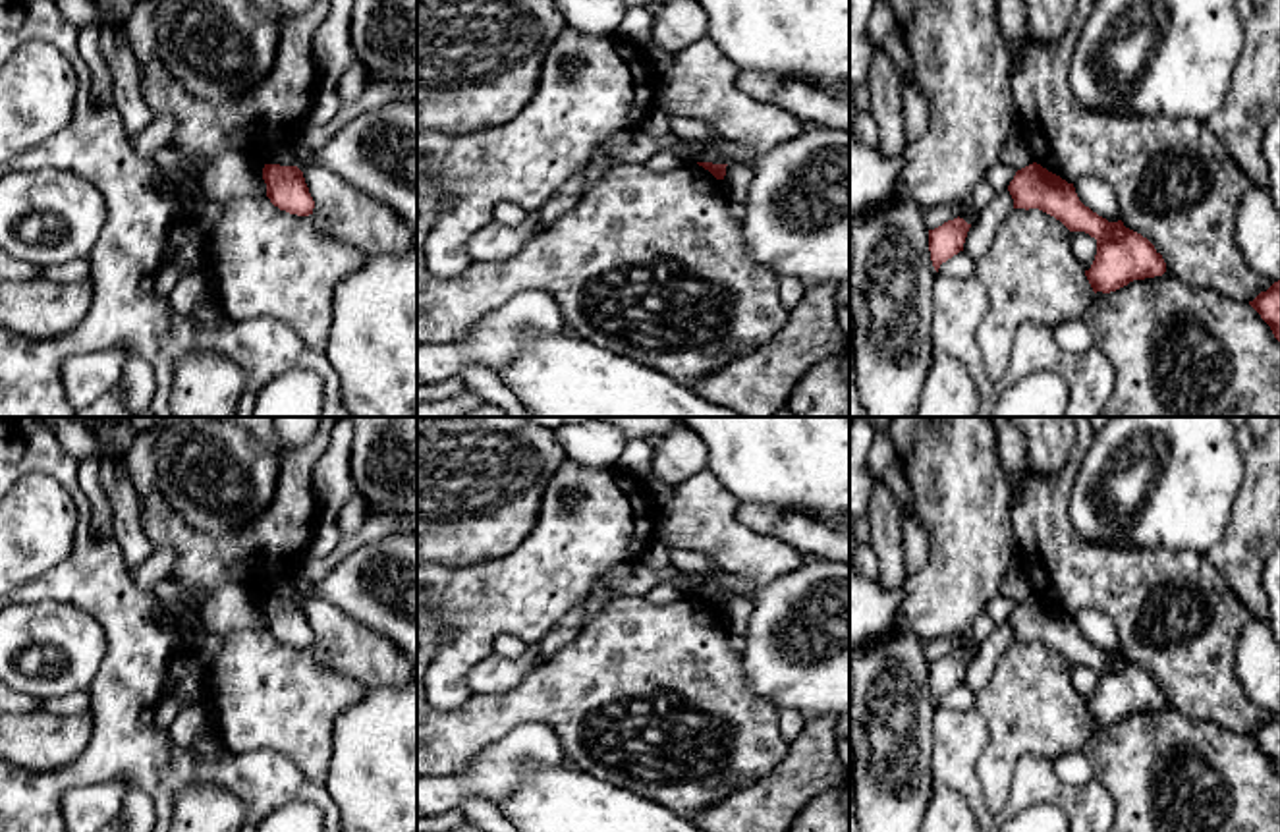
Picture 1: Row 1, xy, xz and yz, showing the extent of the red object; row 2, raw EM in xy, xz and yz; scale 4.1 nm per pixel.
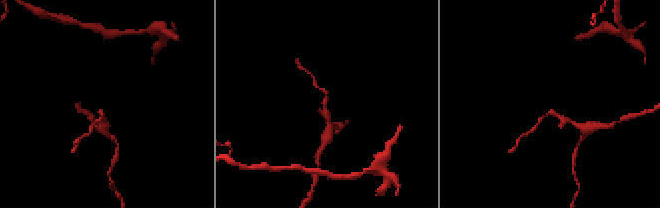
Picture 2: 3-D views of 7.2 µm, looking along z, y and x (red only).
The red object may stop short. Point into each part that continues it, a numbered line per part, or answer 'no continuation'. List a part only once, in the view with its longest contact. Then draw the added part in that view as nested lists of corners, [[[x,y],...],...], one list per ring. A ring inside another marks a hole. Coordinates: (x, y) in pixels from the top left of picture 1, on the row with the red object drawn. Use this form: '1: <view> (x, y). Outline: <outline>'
no continuation

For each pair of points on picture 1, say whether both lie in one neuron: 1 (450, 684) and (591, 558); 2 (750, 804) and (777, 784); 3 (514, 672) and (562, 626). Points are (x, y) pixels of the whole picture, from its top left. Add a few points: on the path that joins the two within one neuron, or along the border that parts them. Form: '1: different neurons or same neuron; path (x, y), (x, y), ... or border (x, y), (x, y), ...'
1: same neuron; path (470, 643), (520, 593), (551, 570)
2: same neuron; path (755, 804), (771, 790)
3: same neuron; path (526, 665), (553, 637)

